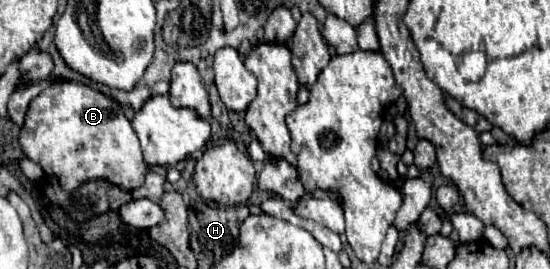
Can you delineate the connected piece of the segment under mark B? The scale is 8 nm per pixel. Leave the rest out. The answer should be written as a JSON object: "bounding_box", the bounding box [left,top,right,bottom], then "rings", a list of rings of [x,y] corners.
{"bounding_box":[19,81,147,191],"rings":[[[63,81],[51,85],[33,99],[19,143],[25,155],[39,163],[47,175],[55,175],[67,191],[77,189],[91,177],[133,191],[143,185],[147,175],[147,163],[143,161],[139,139],[119,103],[83,83]]]}

